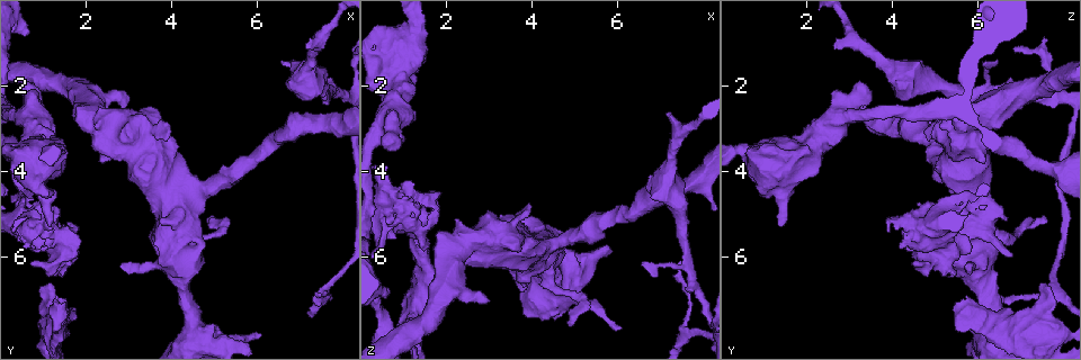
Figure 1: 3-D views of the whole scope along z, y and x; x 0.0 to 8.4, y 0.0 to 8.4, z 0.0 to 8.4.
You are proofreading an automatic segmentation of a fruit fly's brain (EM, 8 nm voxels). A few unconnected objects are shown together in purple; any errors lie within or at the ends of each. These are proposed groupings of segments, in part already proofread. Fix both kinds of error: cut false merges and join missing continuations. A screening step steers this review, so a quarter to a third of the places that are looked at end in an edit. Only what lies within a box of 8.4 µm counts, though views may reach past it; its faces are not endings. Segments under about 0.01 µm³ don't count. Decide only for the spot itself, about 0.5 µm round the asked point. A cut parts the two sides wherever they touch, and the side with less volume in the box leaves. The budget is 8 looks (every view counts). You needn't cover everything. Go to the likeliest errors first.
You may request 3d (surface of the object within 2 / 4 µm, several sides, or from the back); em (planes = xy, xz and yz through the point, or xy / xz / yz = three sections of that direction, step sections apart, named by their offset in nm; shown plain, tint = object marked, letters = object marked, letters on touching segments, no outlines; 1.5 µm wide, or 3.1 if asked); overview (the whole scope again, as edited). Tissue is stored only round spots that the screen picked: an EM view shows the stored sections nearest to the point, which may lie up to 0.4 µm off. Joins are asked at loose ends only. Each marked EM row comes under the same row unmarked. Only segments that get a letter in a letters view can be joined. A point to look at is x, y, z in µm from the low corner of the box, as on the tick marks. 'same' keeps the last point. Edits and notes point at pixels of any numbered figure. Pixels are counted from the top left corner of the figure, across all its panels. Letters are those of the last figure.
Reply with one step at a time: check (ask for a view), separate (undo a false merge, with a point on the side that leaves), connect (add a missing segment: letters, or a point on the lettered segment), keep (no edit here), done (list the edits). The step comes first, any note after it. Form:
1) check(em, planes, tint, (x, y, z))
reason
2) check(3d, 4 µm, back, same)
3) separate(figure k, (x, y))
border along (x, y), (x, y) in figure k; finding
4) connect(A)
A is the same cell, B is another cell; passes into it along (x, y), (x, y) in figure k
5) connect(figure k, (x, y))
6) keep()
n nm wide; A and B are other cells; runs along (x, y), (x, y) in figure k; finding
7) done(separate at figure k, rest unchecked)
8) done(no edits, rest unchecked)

check(em, xy, step 8, letters, (0.90, 6.70, 7.60))

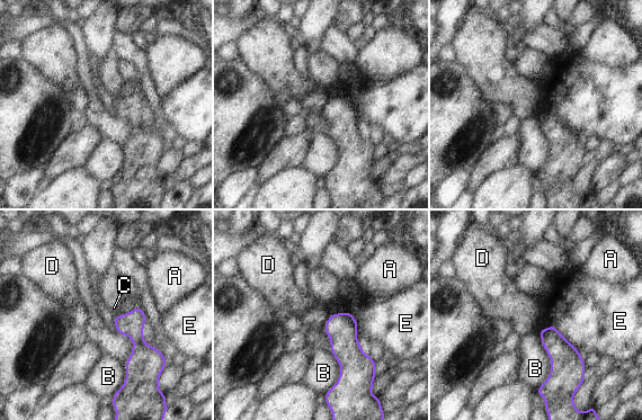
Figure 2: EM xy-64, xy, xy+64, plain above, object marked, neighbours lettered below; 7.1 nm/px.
check(em, planes, letters, same)
another direction

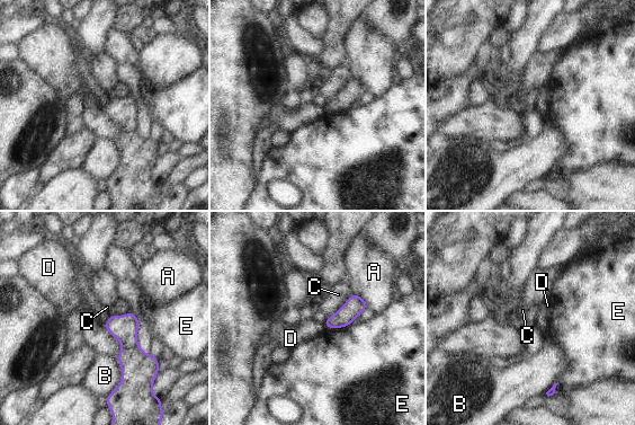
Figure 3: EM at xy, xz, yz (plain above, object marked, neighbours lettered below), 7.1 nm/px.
keep()
A, B, C, D and E are other cells; no lettered segment goes on from it

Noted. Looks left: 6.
check(3d, 2 µm, (2.90, 2.45, 6.95))
thick end

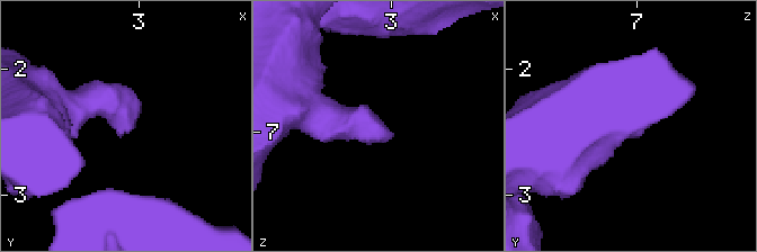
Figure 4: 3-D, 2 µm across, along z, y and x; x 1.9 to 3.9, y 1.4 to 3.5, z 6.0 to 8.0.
check(em, planes, letters, (2.90, 2.52, 7.00))
need the tissue

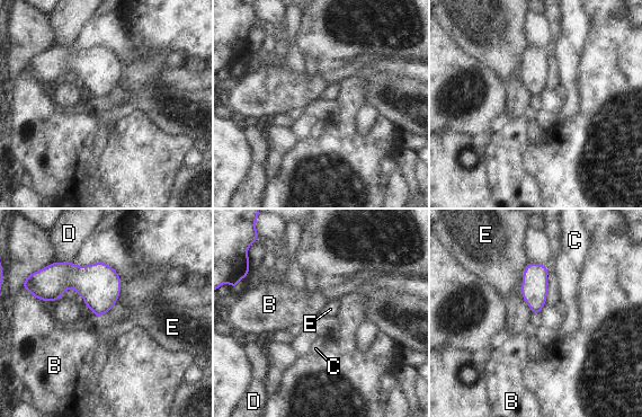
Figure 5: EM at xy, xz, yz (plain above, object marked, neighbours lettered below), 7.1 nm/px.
keep()
E touches over 260 nm; B, C, D and E are other cells; none of them fits

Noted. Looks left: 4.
check(3d, 2 µm, (1.15, 5.30, 1.45))

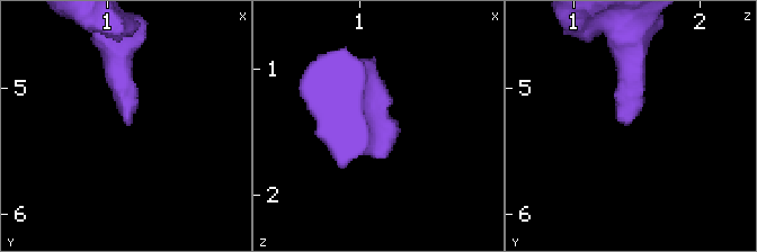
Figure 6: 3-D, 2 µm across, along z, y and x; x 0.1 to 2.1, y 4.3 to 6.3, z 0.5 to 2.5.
check(em, planes, letters, (1.16, 5.32, 1.40))

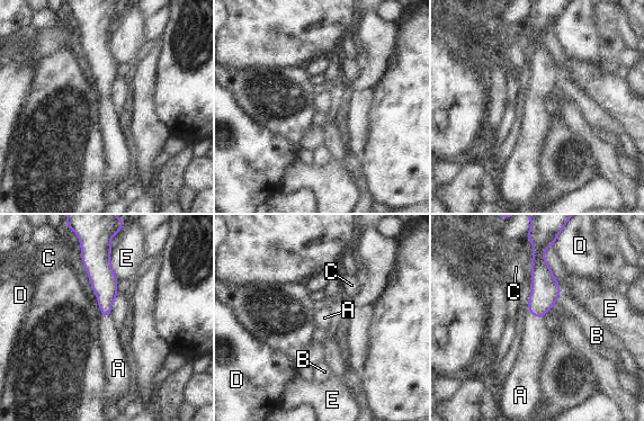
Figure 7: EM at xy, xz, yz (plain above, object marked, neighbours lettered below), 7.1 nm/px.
connect(A)
A is the same cell, B, C, D and E are other cells; passes into it along (545, 289), (536, 315), (536, 332) in figure 7; the neuron continues

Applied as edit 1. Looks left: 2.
done(connect at figure 7, rest unchecked)

